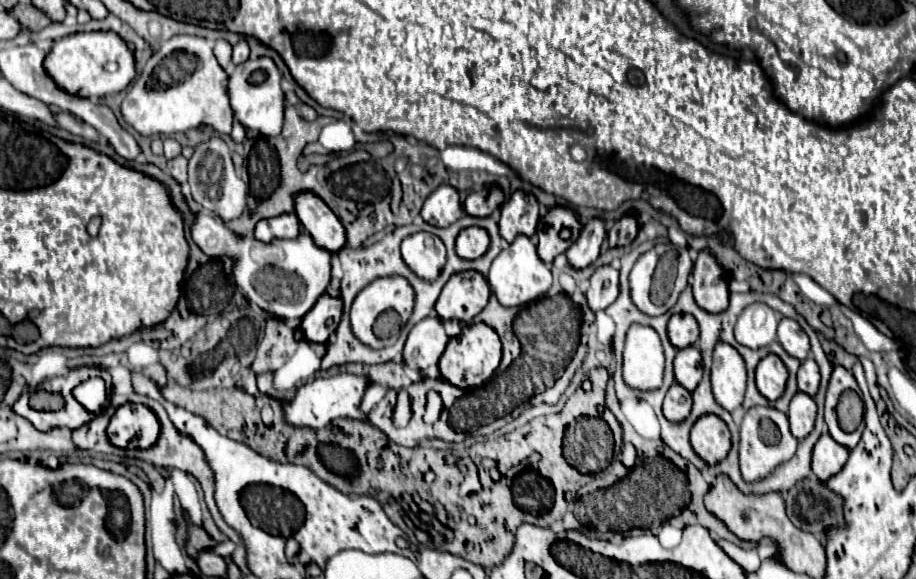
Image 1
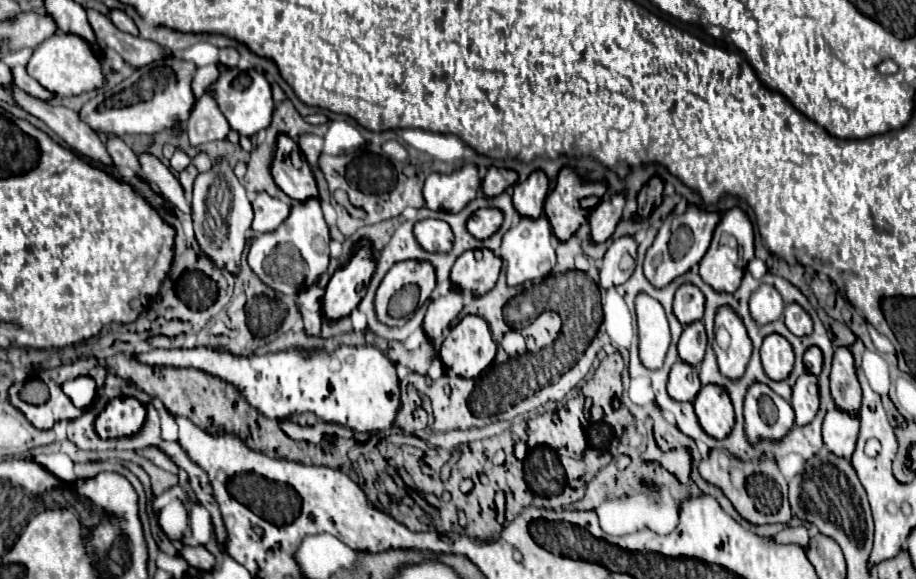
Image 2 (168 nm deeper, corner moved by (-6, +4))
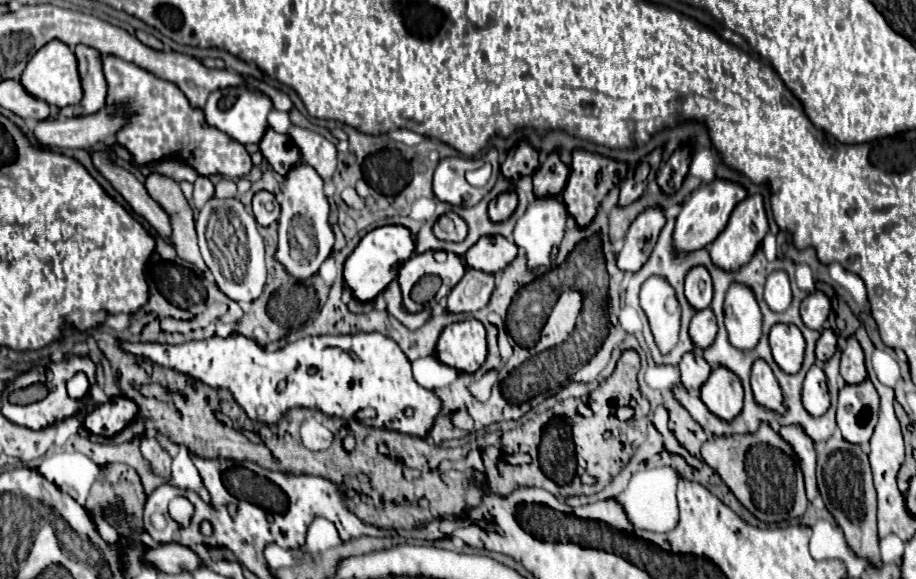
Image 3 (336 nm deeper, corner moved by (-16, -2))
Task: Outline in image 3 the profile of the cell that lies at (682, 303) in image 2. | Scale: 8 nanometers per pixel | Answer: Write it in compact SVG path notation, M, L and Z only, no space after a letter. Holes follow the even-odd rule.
M696 265L686 273L686 297L694 309L712 303L712 279L706 267Z

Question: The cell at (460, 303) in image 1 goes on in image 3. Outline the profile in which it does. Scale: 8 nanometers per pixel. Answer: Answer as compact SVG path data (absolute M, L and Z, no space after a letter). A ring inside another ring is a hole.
M494 235L494 237L480 237L464 255L466 263L470 267L476 267L480 271L500 271L504 269L518 253L516 243L508 241L506 237Z

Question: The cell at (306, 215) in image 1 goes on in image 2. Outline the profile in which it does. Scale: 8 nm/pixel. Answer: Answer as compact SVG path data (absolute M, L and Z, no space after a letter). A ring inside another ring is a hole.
M278 137L278 149L272 161L272 175L276 185L298 203L308 199L320 199L316 179L306 163L300 147L290 137Z

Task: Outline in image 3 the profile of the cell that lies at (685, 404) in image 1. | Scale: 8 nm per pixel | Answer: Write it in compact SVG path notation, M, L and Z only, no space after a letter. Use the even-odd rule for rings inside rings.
M684 353L680 361L680 373L682 373L682 385L686 389L698 389L710 375L710 365L702 355L696 353Z

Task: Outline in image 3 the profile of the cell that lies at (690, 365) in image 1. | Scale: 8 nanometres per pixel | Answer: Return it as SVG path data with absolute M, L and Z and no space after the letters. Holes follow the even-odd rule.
M710 307L694 313L694 317L690 321L690 337L700 351L704 351L704 347L712 345L712 341L716 337L716 317Z

